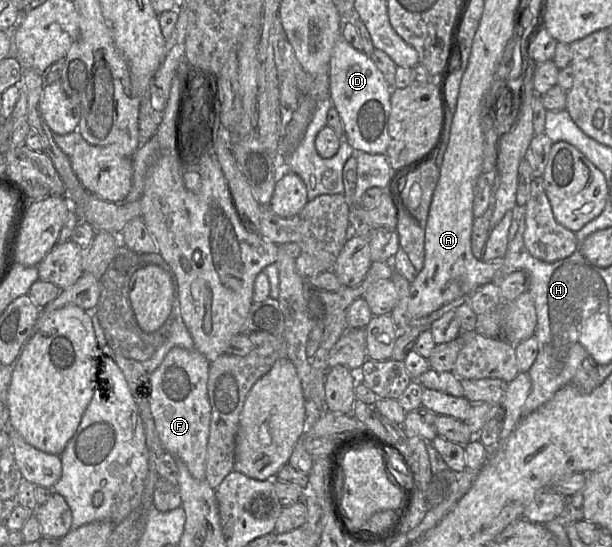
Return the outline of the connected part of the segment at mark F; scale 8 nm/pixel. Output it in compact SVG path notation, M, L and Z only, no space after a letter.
M172 348L161 365L150 374L150 407L155 428L166 452L182 460L190 474L197 480L206 480L206 454L210 432L211 405L207 382L210 362L196 349Z

